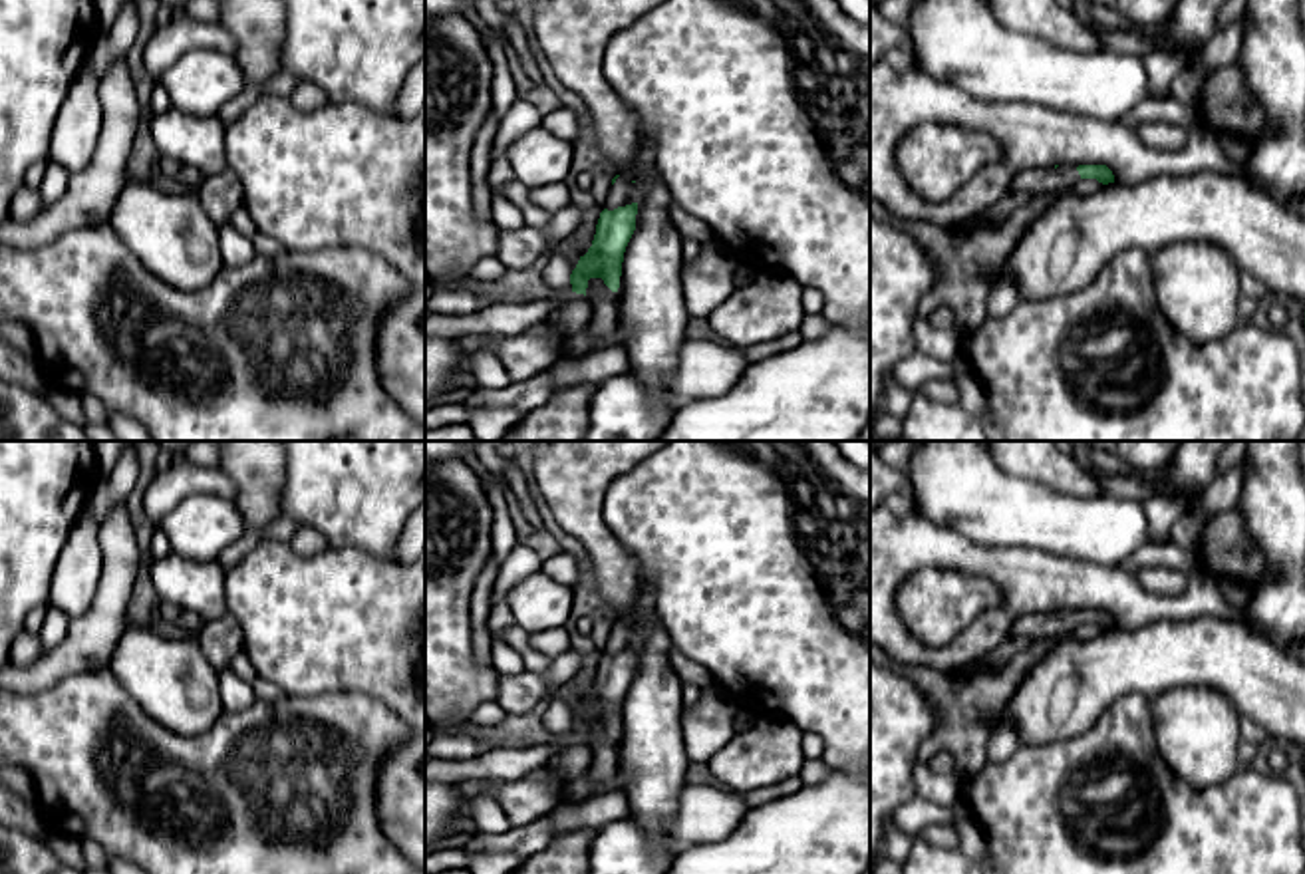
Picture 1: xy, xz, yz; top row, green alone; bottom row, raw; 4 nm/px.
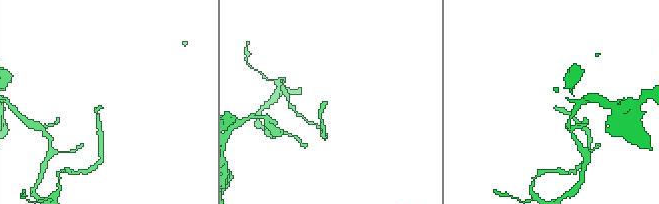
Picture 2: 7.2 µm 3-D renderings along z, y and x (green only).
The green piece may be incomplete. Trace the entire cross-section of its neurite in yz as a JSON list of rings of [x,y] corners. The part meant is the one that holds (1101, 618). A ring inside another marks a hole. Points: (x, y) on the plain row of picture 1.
[[[1061,610],[1021,616],[1009,630],[1009,638],[1063,638],[1073,636],[1081,624],[1096,624],[1102,630],[1114,628],[1114,620],[1106,610]]]

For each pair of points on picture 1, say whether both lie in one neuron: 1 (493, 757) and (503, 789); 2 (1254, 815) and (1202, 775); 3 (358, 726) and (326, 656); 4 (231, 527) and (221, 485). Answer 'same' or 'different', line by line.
1: different
2: different
3: different
4: different

